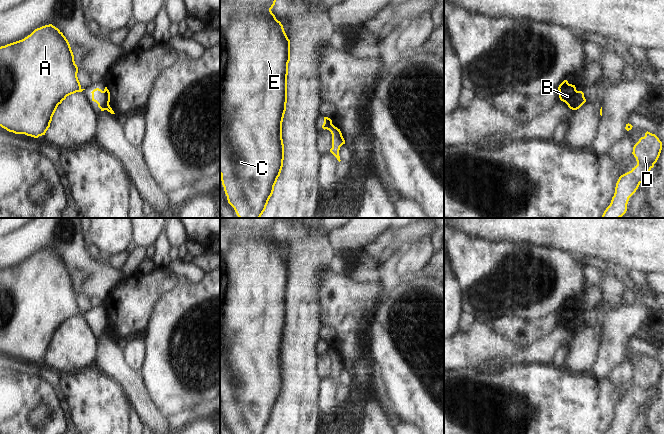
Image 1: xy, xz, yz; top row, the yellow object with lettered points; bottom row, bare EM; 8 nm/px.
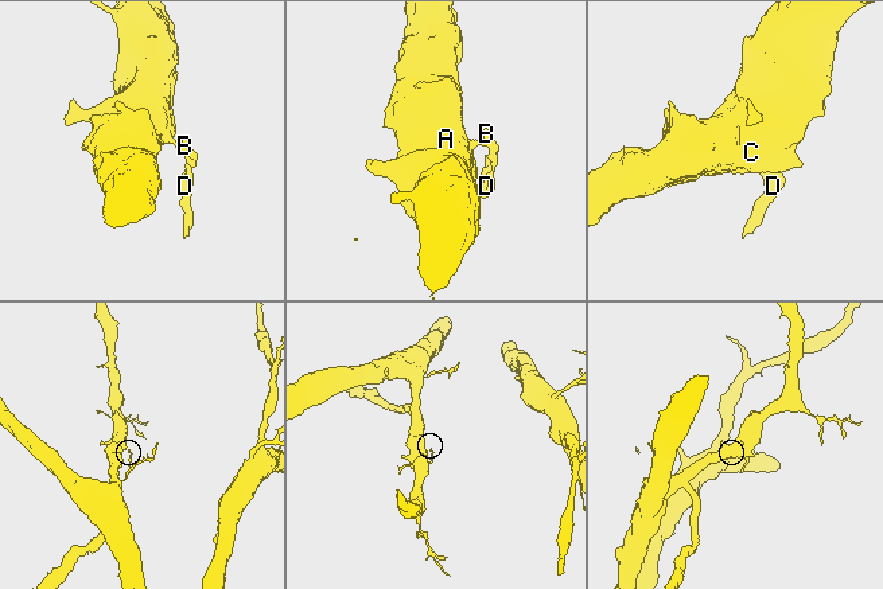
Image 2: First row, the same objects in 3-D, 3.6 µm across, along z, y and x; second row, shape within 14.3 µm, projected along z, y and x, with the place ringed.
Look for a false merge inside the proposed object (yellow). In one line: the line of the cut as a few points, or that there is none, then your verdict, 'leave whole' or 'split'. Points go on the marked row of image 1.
xz (331, 123), (325, 128) | split

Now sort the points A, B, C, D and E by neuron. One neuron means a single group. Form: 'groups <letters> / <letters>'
groups A B C E / D

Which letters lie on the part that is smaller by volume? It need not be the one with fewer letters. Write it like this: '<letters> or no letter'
D

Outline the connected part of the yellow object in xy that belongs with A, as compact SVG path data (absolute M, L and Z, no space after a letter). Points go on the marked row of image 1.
M52 24L35 29L22 40L0 47L0 126L15 134L34 138L45 135L59 104L67 96L82 92L77 77L78 67L70 44L63 33Z

